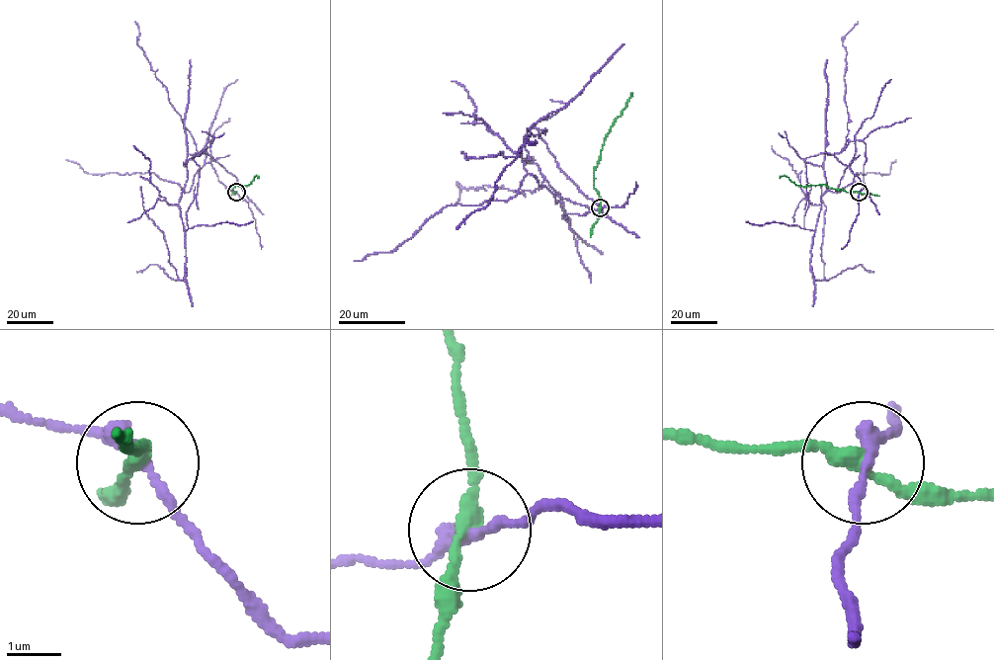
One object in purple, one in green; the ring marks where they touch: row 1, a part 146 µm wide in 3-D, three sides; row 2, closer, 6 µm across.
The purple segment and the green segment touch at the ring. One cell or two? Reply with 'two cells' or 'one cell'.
two cells

